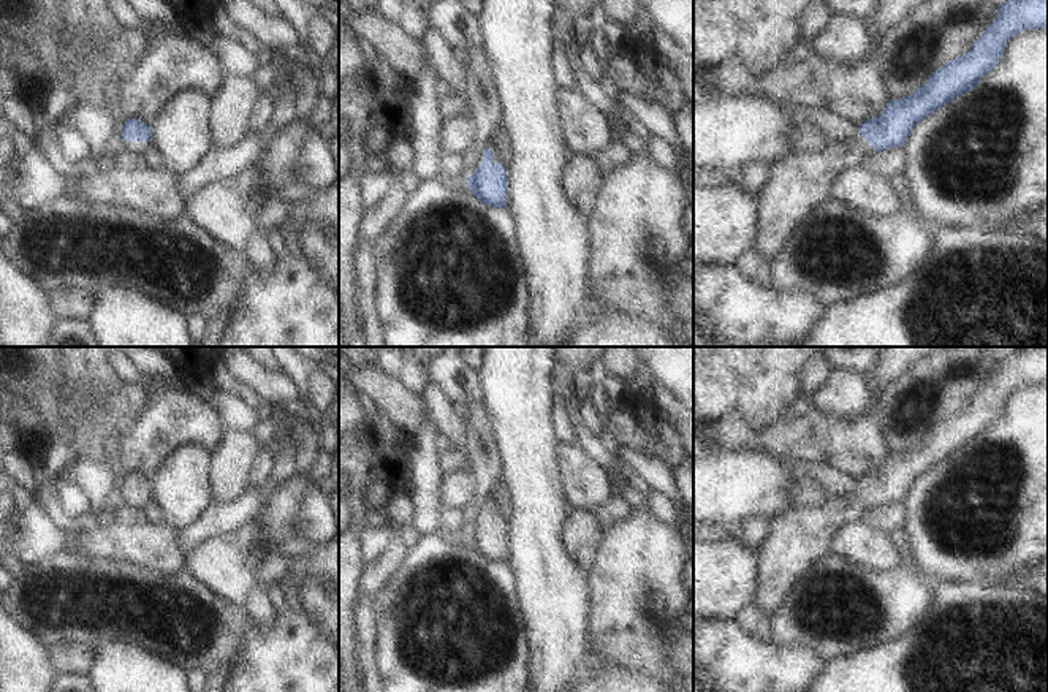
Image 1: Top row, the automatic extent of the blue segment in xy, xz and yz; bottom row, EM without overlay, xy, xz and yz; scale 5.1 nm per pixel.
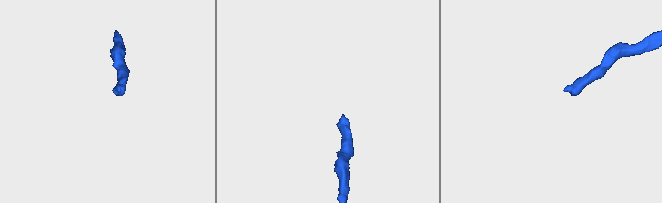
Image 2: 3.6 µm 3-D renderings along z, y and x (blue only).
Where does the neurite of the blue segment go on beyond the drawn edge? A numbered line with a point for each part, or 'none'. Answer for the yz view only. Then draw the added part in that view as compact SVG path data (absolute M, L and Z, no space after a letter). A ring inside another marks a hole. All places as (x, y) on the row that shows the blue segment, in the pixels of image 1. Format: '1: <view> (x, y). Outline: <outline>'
1: yz (798, 184). Outline: M864 139L831 143L826 149L790 155L771 165L769 181L760 190L757 252L771 264L782 255L790 236L820 204L831 200L836 177L875 154Z

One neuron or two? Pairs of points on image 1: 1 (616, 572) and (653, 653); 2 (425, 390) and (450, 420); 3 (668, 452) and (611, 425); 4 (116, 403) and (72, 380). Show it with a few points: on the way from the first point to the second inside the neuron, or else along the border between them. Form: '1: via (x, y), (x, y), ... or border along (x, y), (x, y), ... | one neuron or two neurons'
1: via (634, 593), (635, 632) | one neuron
2: via (432, 398), (442, 412) | one neuron
3: via (654, 442), (638, 439), (626, 429) | one neuron
4: via (105, 391), (94, 380), (83, 380) | one neuron

